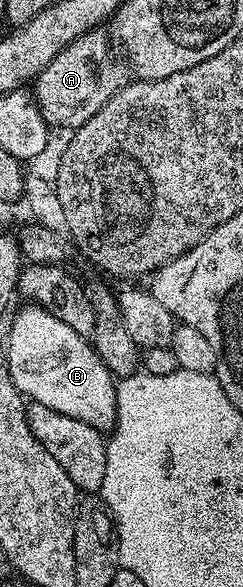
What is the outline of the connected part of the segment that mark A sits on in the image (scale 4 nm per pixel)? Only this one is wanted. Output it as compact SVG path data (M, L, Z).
M100 29L87 32L66 45L58 57L54 57L50 65L36 76L32 95L49 128L75 129L86 125L86 121L90 121L90 117L94 117L114 93L130 82L127 62L118 55L116 59L109 36L102 32Z

